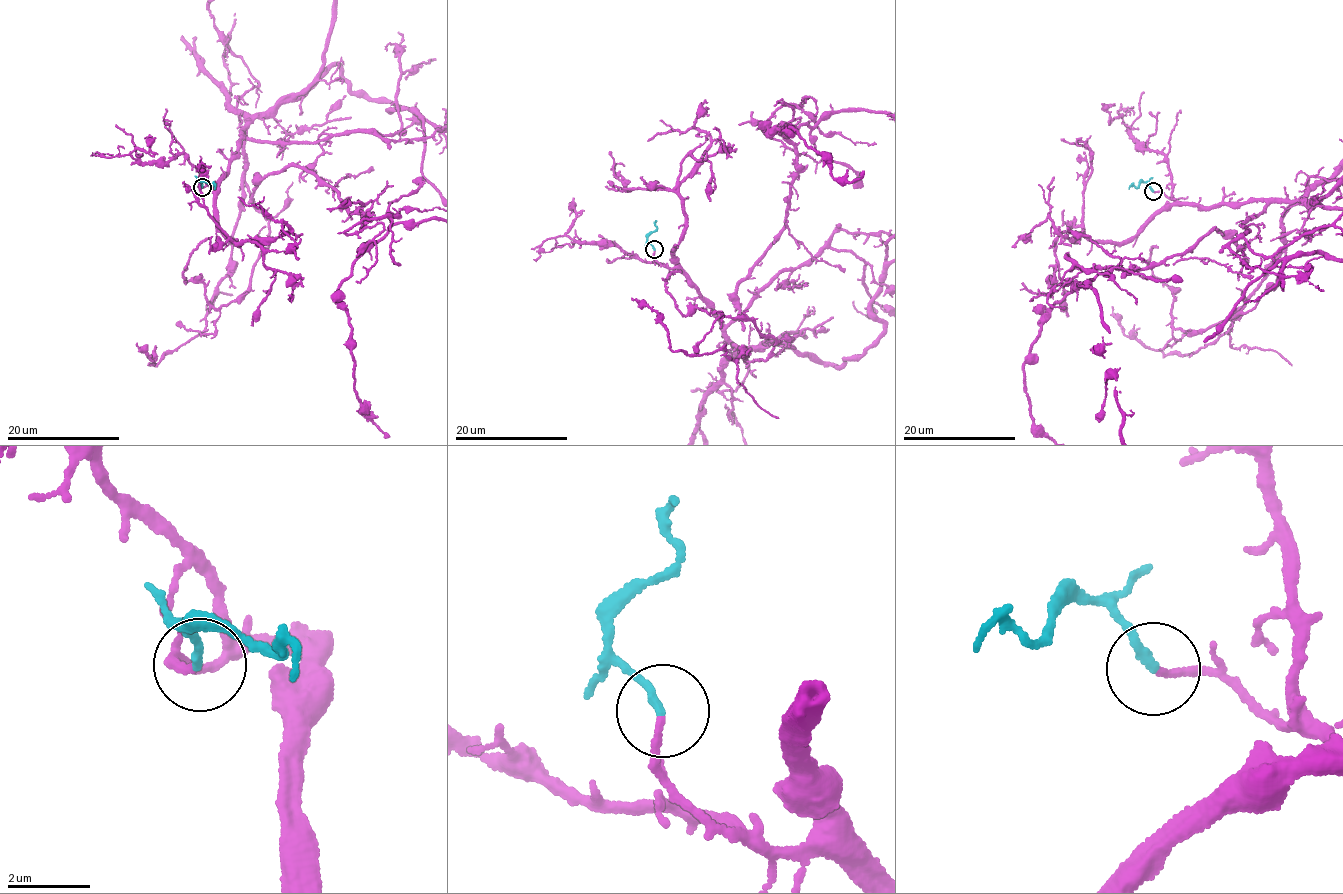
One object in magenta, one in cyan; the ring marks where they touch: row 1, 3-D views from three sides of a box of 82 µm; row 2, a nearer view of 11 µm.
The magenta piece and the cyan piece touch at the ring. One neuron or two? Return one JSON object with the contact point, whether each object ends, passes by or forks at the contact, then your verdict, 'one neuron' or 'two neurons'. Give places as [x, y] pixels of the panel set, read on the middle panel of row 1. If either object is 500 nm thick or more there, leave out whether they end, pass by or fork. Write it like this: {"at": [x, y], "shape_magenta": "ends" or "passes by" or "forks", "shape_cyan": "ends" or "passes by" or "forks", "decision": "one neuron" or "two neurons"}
{"at": [654, 249], "shape_magenta": "ends", "shape_cyan": "ends", "decision": "one neuron"}

